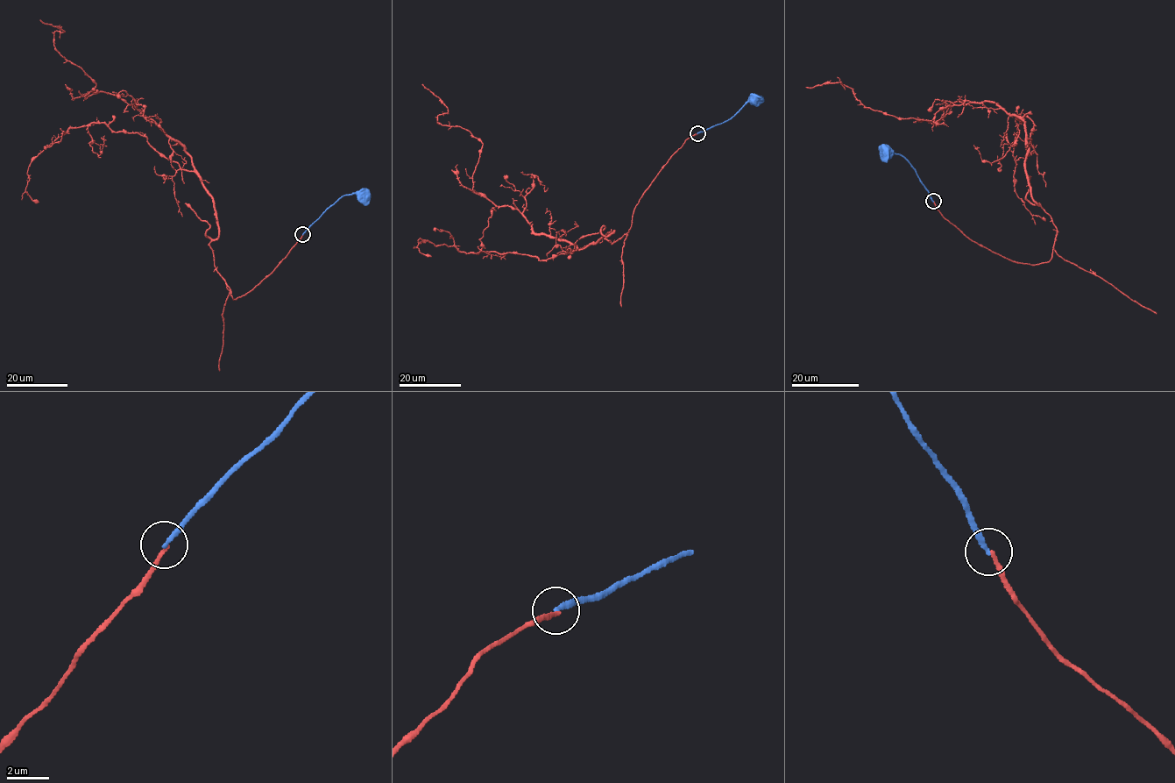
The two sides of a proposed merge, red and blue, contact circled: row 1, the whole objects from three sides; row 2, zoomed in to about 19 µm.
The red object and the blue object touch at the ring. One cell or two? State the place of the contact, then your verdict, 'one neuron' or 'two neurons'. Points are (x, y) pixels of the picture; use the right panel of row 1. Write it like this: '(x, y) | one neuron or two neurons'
(933, 201) | two neurons

